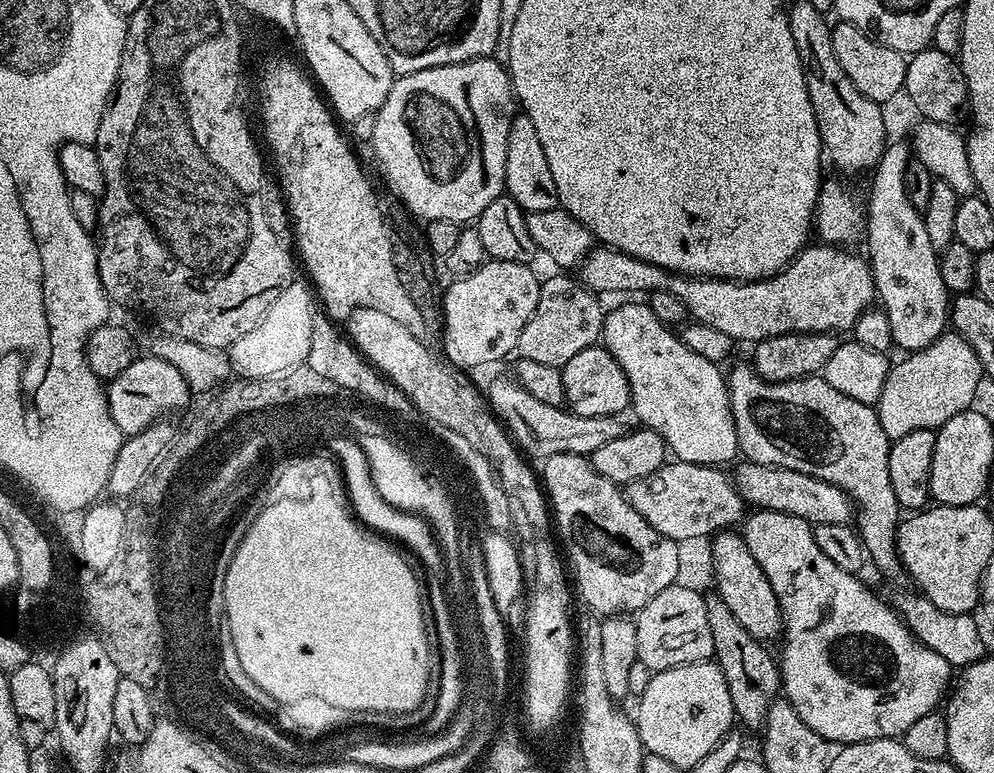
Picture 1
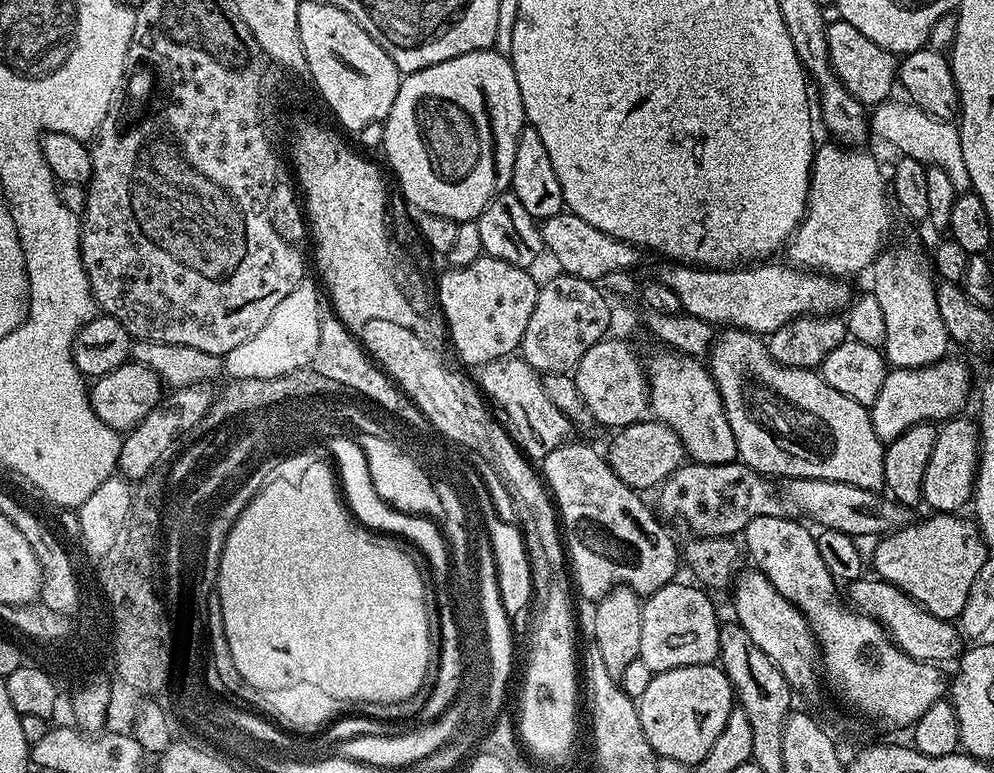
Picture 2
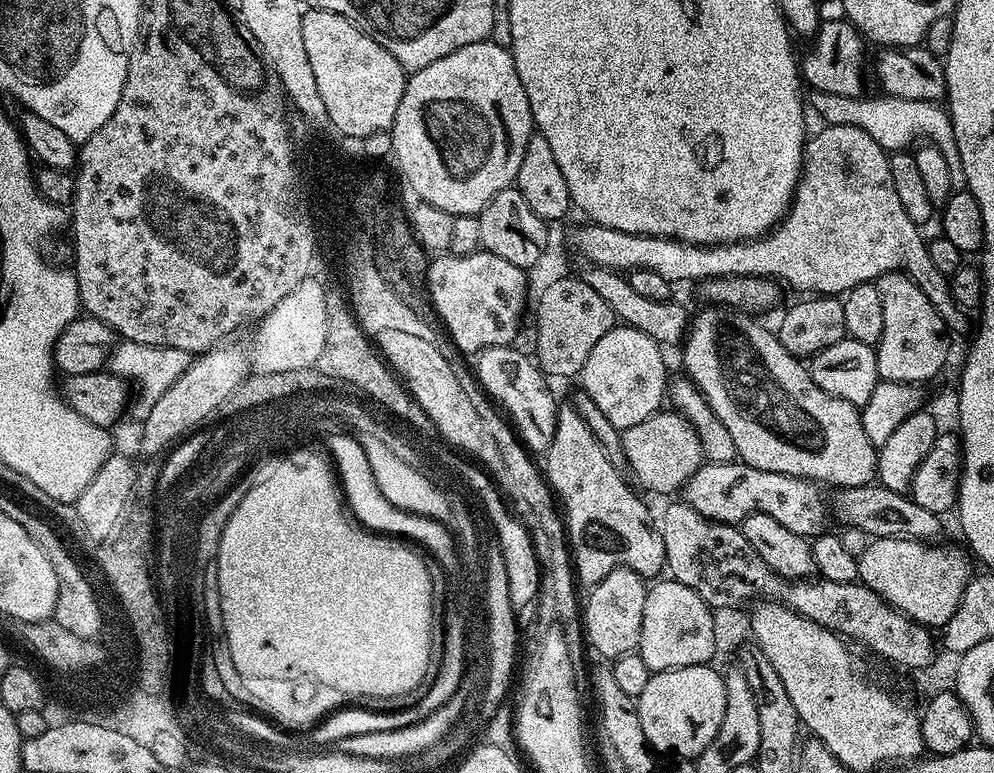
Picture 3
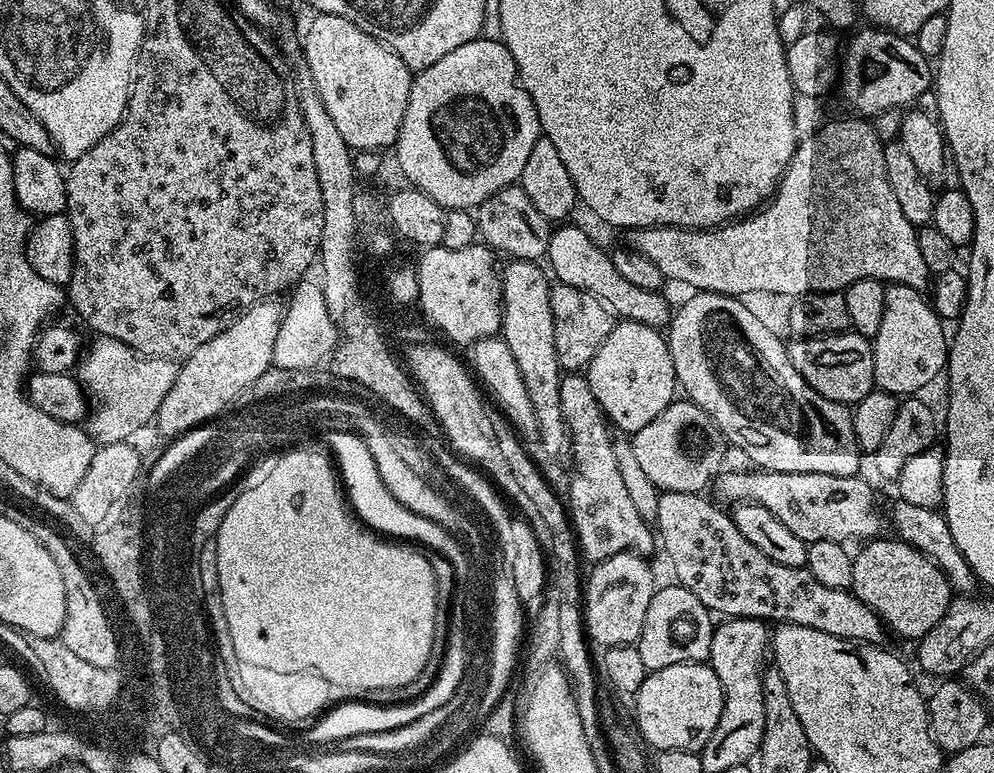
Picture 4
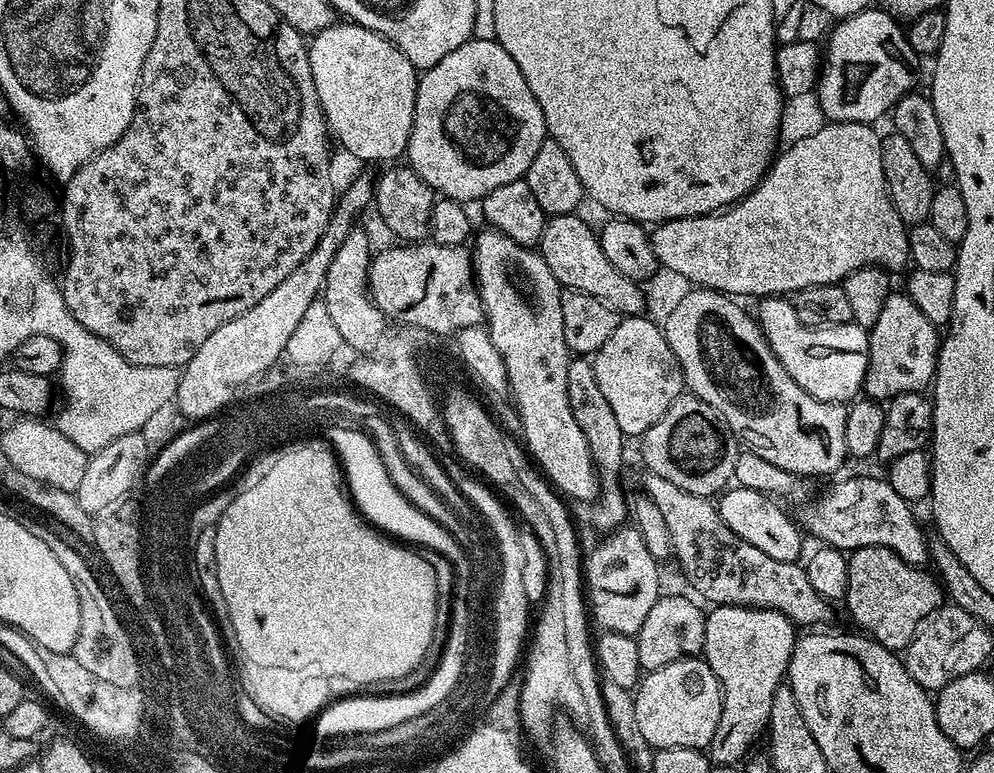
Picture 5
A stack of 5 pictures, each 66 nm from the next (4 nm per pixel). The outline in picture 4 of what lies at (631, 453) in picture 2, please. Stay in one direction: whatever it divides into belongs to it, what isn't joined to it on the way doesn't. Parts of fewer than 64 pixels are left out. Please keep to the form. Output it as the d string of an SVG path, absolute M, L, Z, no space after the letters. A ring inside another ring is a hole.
M687 398L673 399L670 406L666 406L666 410L662 410L662 414L658 414L658 418L654 418L651 422L646 422L646 426L642 426L642 430L631 433L632 445L634 446L634 455L636 461L642 465L643 472L646 473L646 478L650 478L650 482L654 482L654 486L660 489L661 492L694 492L697 494L705 491L704 487L711 485L716 477L720 475L724 465L724 455L726 451L726 441L720 432L720 427L712 421L710 414L706 414L706 410L699 408L693 400Z

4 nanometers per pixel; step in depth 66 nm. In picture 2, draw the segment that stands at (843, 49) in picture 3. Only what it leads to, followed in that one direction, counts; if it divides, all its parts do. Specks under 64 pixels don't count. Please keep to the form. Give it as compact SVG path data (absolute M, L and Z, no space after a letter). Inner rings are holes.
M836 18L827 27L826 42L829 44L832 71L860 104L865 106L883 104L893 95L892 87L895 89L898 84L897 57L882 46L878 46L878 42L870 42L870 38L866 38L862 30L850 26L850 22Z

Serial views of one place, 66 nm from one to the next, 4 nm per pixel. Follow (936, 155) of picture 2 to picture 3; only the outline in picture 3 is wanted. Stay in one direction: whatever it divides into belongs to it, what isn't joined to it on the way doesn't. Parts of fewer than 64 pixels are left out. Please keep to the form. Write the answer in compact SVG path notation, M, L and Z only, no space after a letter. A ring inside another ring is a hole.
M812 92L810 108L824 119L825 125L853 124L866 130L866 134L870 134L870 138L874 138L874 142L878 142L878 146L882 146L889 154L911 149L913 145L923 140L938 146L938 150L942 150L942 158L946 158L946 166L950 166L950 182L953 189L967 189L968 183L966 174L962 170L962 158L958 158L958 146L954 142L952 119L939 103L898 98L887 94L880 94L877 100L868 99L855 96L831 96L829 92Z

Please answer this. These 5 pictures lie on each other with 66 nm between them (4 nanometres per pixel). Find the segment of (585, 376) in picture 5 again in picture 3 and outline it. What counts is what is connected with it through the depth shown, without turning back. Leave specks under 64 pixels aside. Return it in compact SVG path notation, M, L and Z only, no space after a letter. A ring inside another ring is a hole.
M570 402L557 407L556 433L543 460L546 479L562 505L566 539L581 585L602 582L616 568L629 568L645 578L659 577L665 571L666 546L657 521L632 493L633 485L620 477L621 469L606 458L590 426L582 422L582 414Z

